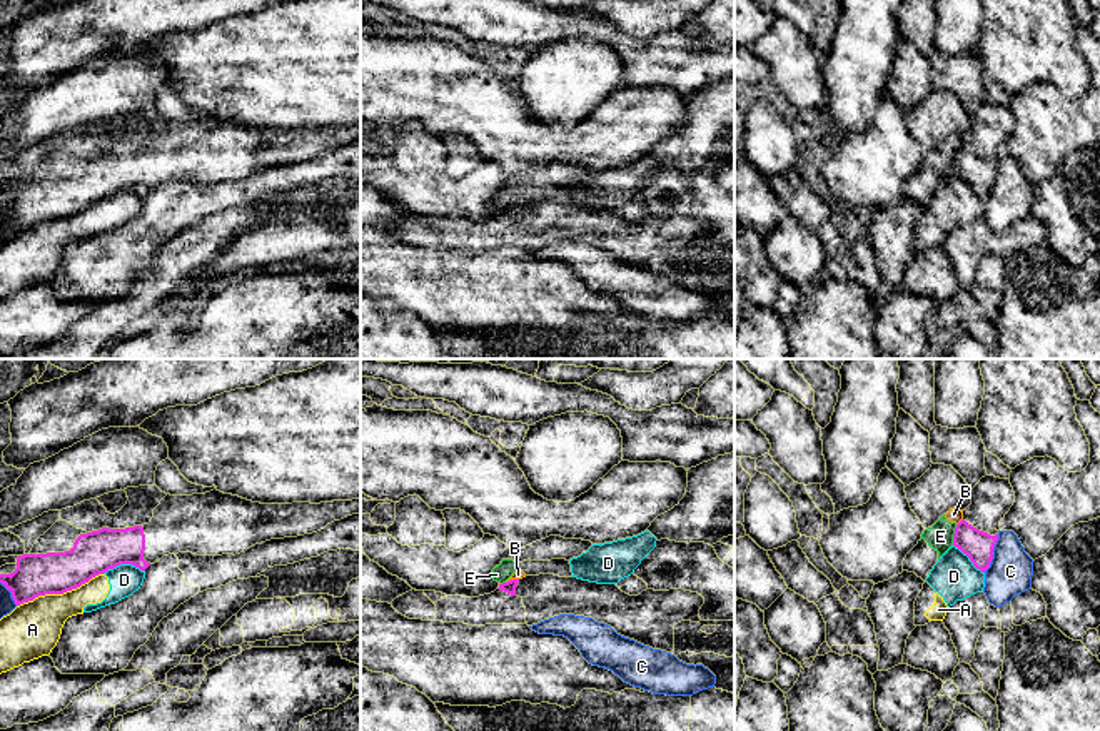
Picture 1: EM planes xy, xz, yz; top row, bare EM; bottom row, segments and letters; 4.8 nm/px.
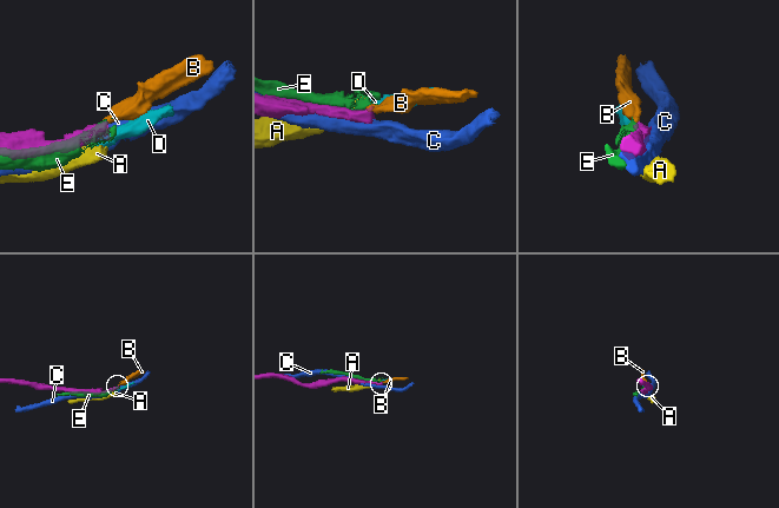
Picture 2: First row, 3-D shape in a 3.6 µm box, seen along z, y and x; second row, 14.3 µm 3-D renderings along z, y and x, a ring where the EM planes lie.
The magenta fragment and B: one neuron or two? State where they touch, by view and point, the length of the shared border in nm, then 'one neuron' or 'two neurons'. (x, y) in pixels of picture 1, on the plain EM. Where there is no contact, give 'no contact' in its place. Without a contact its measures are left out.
meets magenta in yz at (960, 147); contact 50 nm long; two neurons

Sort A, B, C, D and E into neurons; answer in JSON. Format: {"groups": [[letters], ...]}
{"groups": [["A", "D"], ["B", "E"], ["C"]]}

